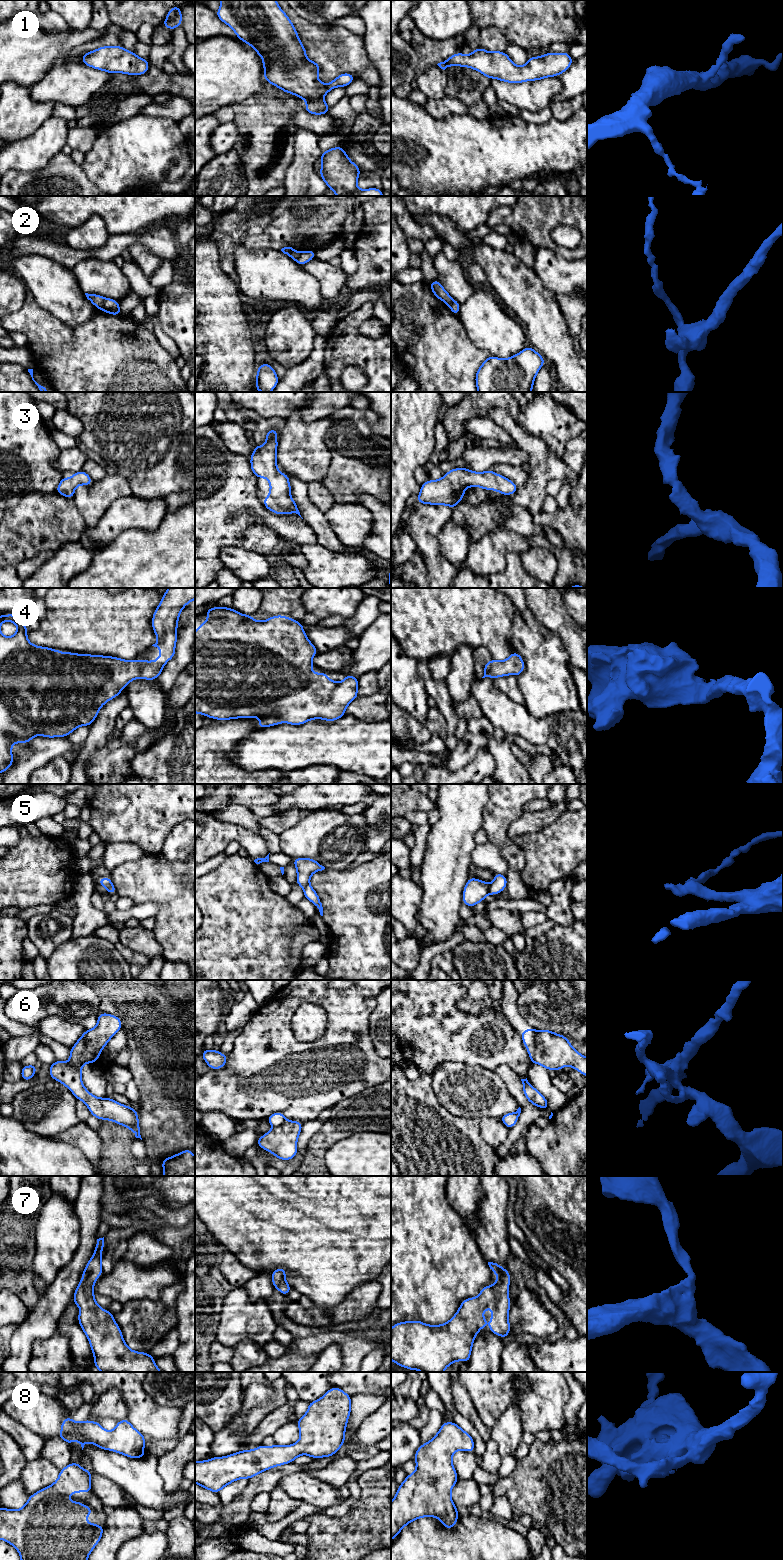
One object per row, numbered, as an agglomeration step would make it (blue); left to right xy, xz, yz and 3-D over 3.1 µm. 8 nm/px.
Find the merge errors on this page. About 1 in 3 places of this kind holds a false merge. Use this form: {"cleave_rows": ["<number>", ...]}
{"cleave_rows": ["2", "5", "6"]}

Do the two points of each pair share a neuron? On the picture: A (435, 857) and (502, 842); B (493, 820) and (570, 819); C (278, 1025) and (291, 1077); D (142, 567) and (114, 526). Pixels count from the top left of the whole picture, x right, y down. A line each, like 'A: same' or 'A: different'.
A: different
B: different
C: same
D: different

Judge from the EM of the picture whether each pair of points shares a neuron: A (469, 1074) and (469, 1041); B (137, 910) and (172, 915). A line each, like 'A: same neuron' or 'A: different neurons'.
A: different neurons
B: different neurons

